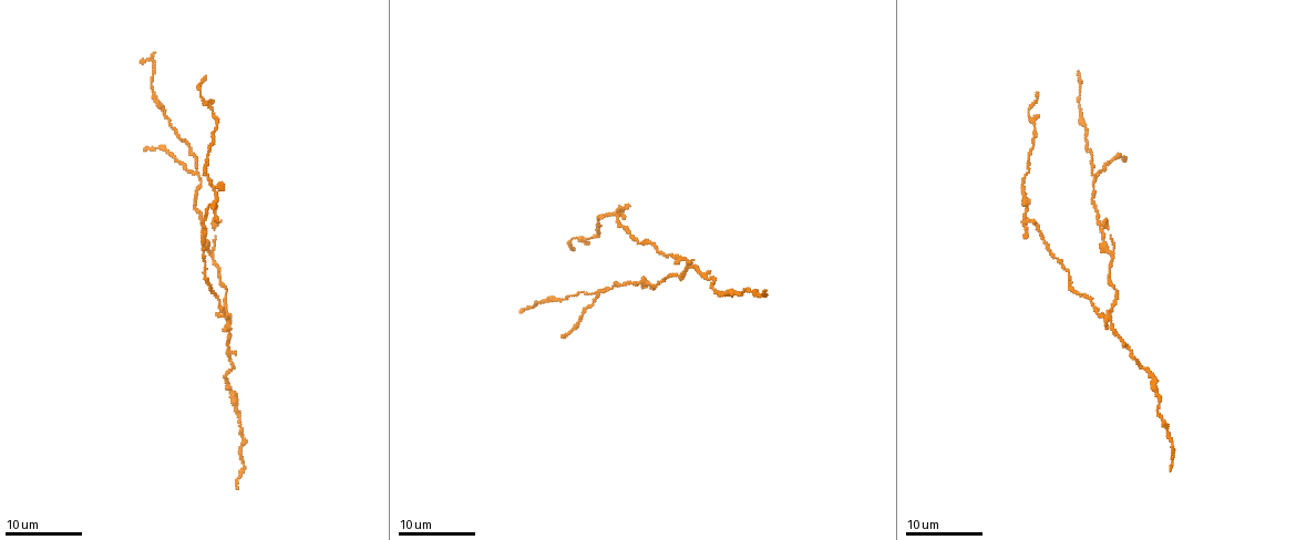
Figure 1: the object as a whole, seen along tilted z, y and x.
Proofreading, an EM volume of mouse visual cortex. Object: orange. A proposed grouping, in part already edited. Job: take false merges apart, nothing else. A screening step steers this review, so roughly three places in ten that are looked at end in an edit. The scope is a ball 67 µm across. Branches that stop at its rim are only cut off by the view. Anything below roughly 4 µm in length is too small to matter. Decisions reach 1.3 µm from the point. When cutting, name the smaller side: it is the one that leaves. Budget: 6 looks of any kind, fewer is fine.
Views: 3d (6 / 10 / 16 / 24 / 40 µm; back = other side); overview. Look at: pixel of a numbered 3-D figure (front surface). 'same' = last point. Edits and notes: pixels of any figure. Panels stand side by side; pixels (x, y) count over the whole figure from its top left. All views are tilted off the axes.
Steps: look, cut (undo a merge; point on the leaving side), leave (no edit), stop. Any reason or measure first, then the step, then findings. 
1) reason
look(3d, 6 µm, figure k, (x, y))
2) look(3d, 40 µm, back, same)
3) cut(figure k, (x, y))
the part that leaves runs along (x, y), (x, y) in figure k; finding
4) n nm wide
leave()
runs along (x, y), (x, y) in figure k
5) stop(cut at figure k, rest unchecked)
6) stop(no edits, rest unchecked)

branch point
look(3d, 10 µm, figure 1, (609, 290))

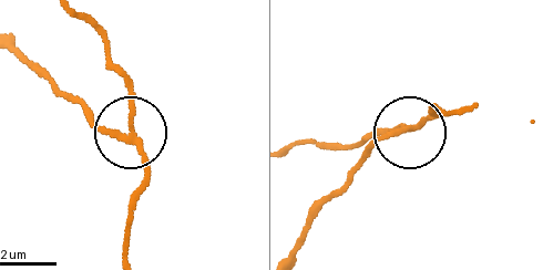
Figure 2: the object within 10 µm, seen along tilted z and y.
look(3d, 10 µm, back, figure 2, (124, 135))

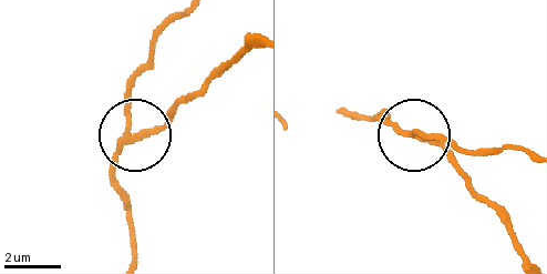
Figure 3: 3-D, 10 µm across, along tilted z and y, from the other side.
side arm 10 µm; 3 arms
cut(figure 3, (168, 120))
two neurons meet here

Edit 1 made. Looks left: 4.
look(overview)

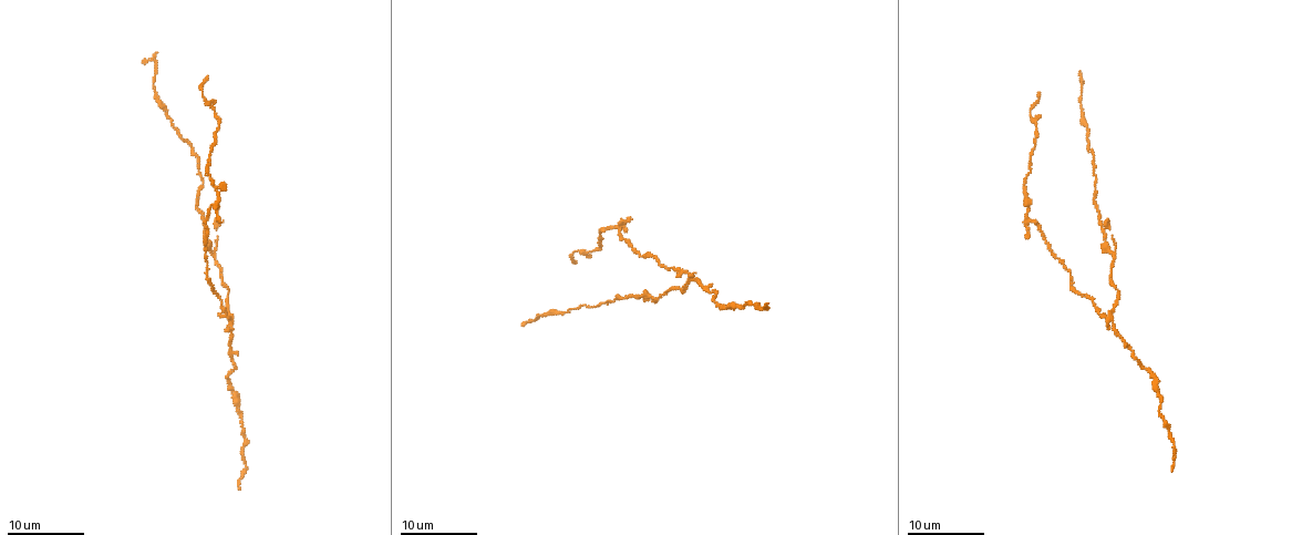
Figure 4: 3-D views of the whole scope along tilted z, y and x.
thick turns thin
look(3d, 10 µm, figure 4, (167, 117))

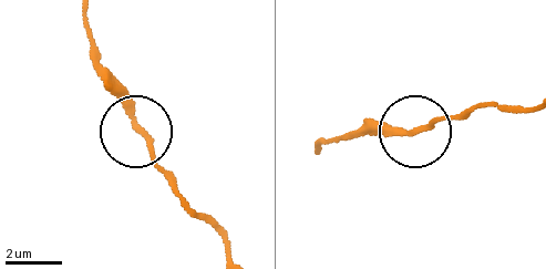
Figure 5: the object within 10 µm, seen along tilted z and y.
look(3d, 6 µm, figure 5, (414, 130))

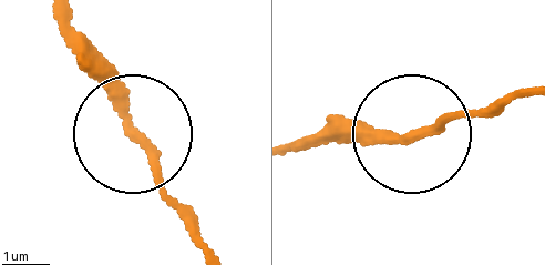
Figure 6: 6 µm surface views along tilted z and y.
200 nm wide
leave()
runs along (531, 90), (396, 138), (314, 148) in figure 6; all the same neuron

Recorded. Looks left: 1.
three arms meet
look(3d, 6 µm, figure 4, (211, 254))

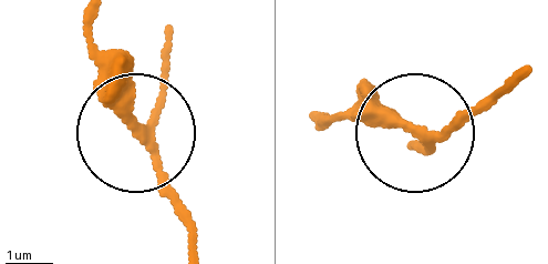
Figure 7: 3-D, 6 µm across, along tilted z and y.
180 nm wide
leave()
all the same neuron

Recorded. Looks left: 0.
stop(cut at figure 3, rest unchecked)

